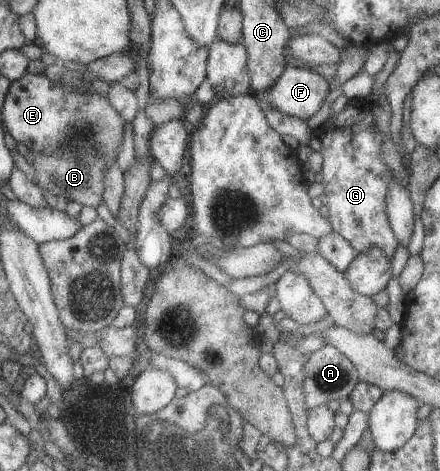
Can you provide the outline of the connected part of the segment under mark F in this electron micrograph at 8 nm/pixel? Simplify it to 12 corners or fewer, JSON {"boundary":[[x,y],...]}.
{"boundary":[[285,66],[258,94],[283,115],[307,120],[331,87],[311,68]]}

